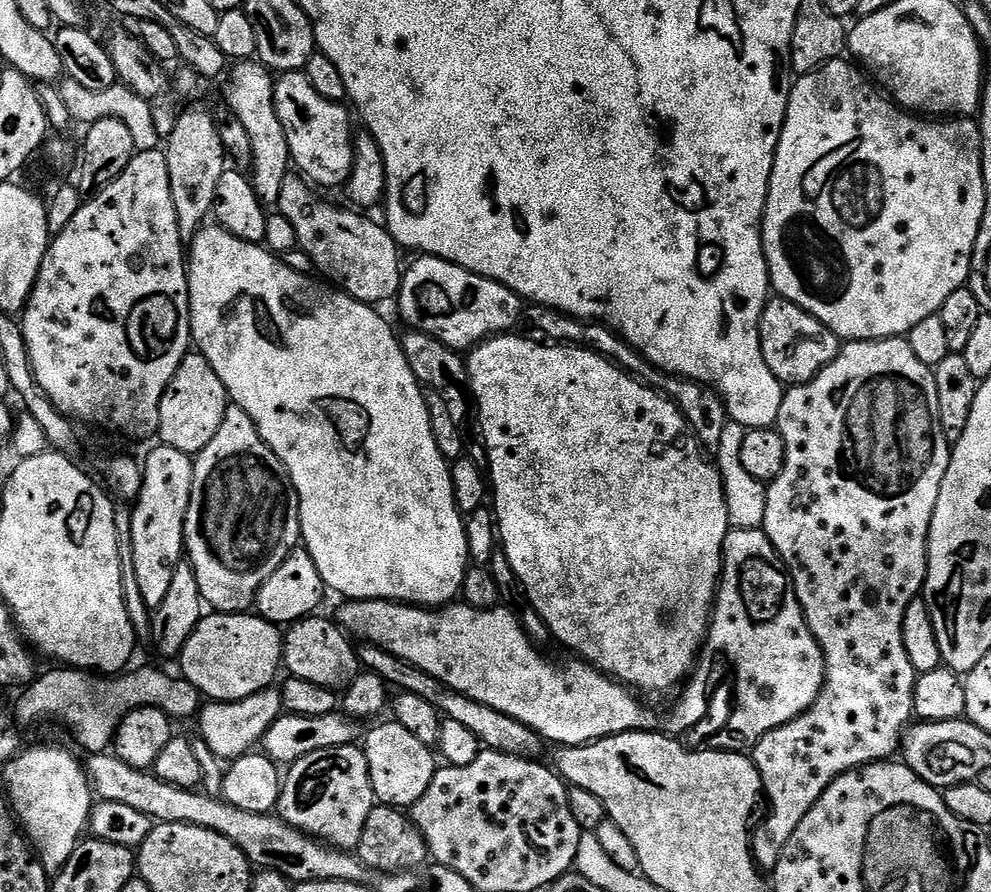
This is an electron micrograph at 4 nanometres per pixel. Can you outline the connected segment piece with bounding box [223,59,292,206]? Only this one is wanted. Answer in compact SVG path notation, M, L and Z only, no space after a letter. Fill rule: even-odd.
M255 59L242 60L236 68L227 73L228 85L224 88L223 103L231 110L238 122L246 126L246 134L250 134L252 147L252 162L254 171L250 179L256 187L260 203L265 206L275 206L278 194L282 194L282 182L290 175L290 146L286 142L286 130L282 130L282 122L278 122L278 114L274 106L274 76L269 69Z

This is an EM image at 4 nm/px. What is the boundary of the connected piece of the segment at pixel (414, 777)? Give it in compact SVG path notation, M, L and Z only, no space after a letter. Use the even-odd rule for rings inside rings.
M395 722L380 724L363 741L364 756L368 760L368 773L372 779L372 789L376 791L376 799L381 805L411 809L413 804L426 794L430 782L438 767L437 757L433 749L427 748L410 730ZM433 756L433 757L432 757Z

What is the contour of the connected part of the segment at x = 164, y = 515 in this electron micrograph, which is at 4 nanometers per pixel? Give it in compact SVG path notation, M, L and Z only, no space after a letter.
M161 443L145 460L142 460L142 486L140 493L134 497L136 504L132 508L132 564L130 560L130 576L136 579L136 588L144 599L148 610L155 610L166 598L170 582L173 581L175 568L182 563L184 550L184 523L186 510L190 506L190 490L194 482L192 469L193 457L186 455L182 450L174 450L169 444Z

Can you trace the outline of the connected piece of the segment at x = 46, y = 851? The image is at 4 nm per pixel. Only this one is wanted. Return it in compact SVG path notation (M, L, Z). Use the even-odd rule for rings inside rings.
M27 748L3 765L3 791L40 865L55 874L62 870L85 835L88 812L84 808L84 791L87 793L90 785L81 761L79 764L70 753L60 748Z

